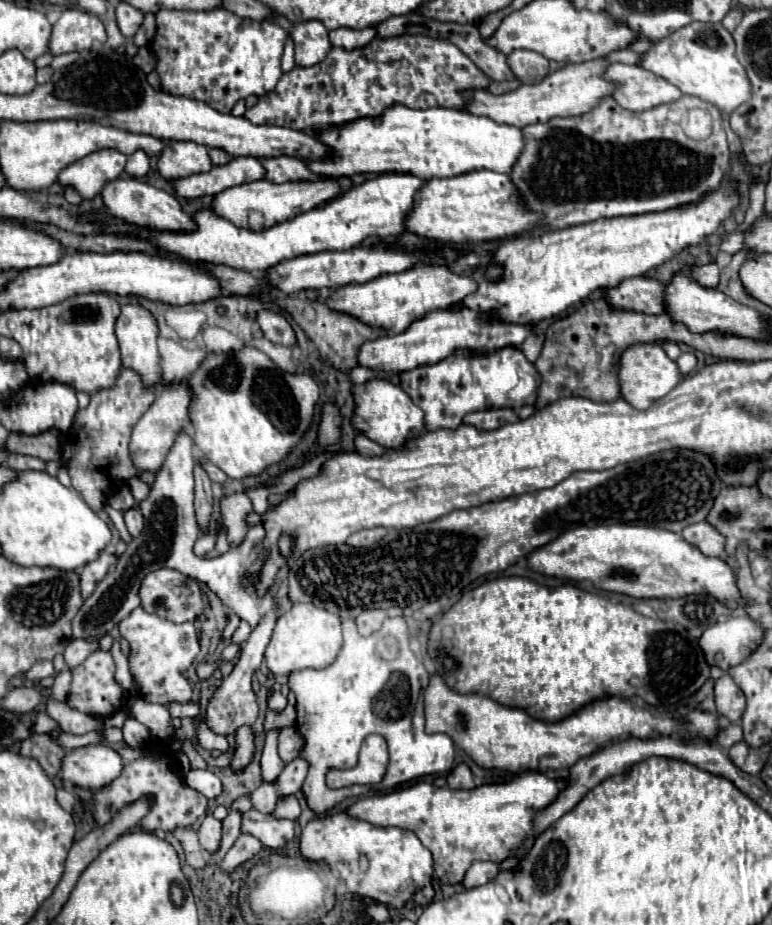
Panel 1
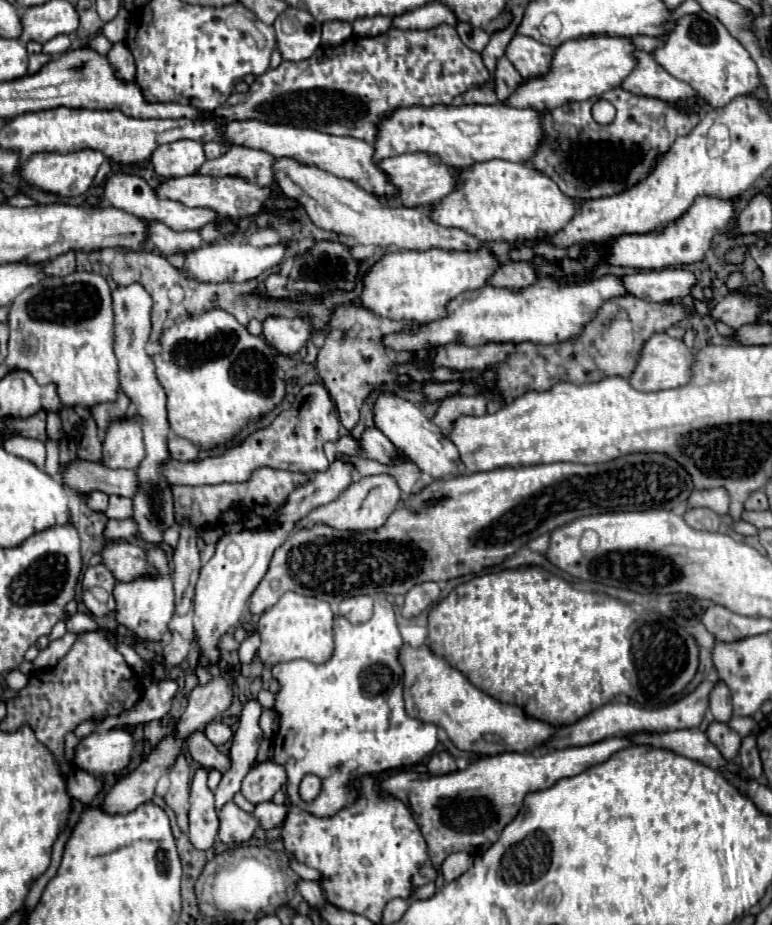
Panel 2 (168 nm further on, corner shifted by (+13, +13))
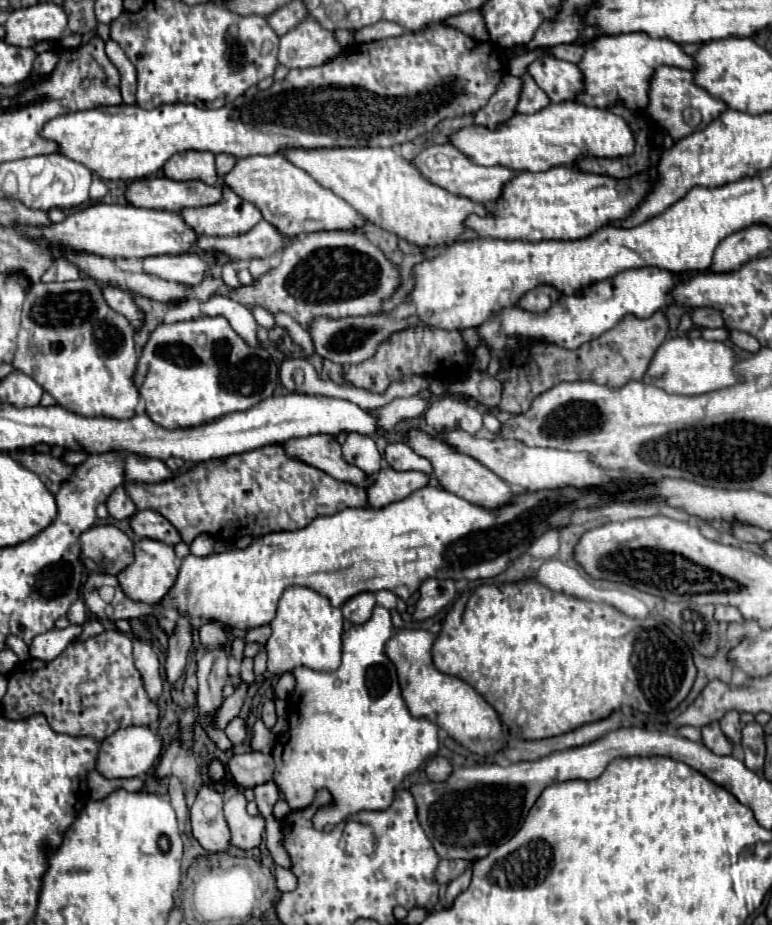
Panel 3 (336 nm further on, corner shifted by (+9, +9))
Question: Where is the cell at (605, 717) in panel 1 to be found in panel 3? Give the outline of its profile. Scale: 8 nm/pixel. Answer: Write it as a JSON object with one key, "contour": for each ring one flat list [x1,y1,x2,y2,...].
{"contour":[[400,629,384,645,384,653,388,655,388,659,392,659,396,667,396,675,400,679,400,689,408,705,408,711,414,717,426,717,434,721,452,739,456,739,472,753,478,755,498,753,508,739,508,731,500,723,498,713,468,683,464,683,458,677,440,673,432,665,432,657,430,657,432,643,434,643,434,635,426,629]]}

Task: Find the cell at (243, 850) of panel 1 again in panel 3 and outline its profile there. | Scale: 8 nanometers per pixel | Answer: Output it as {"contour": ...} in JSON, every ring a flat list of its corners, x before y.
{"contour":[[242,793,232,795,224,803,224,817,228,821,234,847,252,849,252,847,260,845,262,832,265,829,265,819,260,815,248,815,246,797]]}

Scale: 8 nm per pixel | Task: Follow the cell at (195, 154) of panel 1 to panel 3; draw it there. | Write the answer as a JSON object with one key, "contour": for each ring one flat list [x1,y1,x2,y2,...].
{"contour":[[184,151,176,153,166,165,164,175,172,181,202,181,206,185,220,185,220,177,216,175,214,155,206,151]]}

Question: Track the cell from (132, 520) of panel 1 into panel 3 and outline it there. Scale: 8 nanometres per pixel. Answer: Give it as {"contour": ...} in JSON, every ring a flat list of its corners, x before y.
{"contour":[[124,485,116,487,116,491,112,491,112,495,106,499,106,507,114,519,126,519,136,513,136,505,132,503]]}

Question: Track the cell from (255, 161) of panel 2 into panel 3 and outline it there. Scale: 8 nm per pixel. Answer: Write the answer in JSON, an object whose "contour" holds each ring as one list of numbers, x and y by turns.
{"contour":[[252,155,238,159,236,167,222,181,242,199,254,203,264,219,286,237,296,237,316,231,356,231,366,225,366,219,334,191,322,187,306,171,292,165,284,155]]}

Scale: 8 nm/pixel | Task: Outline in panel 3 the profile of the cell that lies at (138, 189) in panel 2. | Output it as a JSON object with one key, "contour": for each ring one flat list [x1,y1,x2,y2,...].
{"contour":[[222,185,222,191,224,191,224,195,222,195,220,203,180,211,180,215,186,219,186,223,196,229,196,233,200,233,200,235,242,235,242,233,248,233,256,223,262,221,262,213,256,205,238,197,228,185]]}

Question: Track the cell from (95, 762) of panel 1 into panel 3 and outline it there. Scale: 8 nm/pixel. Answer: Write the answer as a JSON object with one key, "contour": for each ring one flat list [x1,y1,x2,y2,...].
{"contour":[[126,727,126,729,114,731,108,739,100,743,96,769,106,779,138,777,138,775,148,773,156,765,160,753,162,753,162,737,158,733,154,733,150,727]]}

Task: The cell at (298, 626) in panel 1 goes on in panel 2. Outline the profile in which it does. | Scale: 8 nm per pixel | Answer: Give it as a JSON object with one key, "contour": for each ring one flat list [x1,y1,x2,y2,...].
{"contour":[[294,591,284,593,276,605,272,605,260,615,258,621,258,631,262,637,262,645,258,649,260,661,268,665,292,659,308,659,312,663,328,661,334,649,332,619,334,615,326,601,320,601,316,597,304,597]]}

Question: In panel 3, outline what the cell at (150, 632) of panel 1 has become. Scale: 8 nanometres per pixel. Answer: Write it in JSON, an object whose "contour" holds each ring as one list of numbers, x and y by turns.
{"contour":[[136,539,134,541,134,561,124,571,120,571,120,575,116,577,118,577,120,587,130,599,156,605,170,591,170,587,176,581,176,575,178,575,178,569,176,569,176,555,174,555,172,545,160,543,156,539]]}

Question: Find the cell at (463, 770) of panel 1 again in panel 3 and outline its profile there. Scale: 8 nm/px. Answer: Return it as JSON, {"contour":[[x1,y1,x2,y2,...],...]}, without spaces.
{"contour":[[442,755,432,757,426,765,426,777,430,781,444,781,444,779,448,779,450,773,452,773,452,767,450,767,448,759,442,757]]}

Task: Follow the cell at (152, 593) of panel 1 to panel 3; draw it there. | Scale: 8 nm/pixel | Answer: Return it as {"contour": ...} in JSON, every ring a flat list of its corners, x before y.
{"contour":[[96,525,80,535,80,547,96,563,94,573,118,575,132,563,132,539,114,525]]}

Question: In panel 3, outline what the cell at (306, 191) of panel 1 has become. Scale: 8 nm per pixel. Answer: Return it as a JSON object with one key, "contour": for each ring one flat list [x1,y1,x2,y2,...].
{"contour":[[146,177,132,181,126,189,126,201,132,207,146,207,146,209,164,209,164,211,182,211,186,207,204,207,214,205,222,199,220,187,210,187,202,181,172,181,168,177]]}

